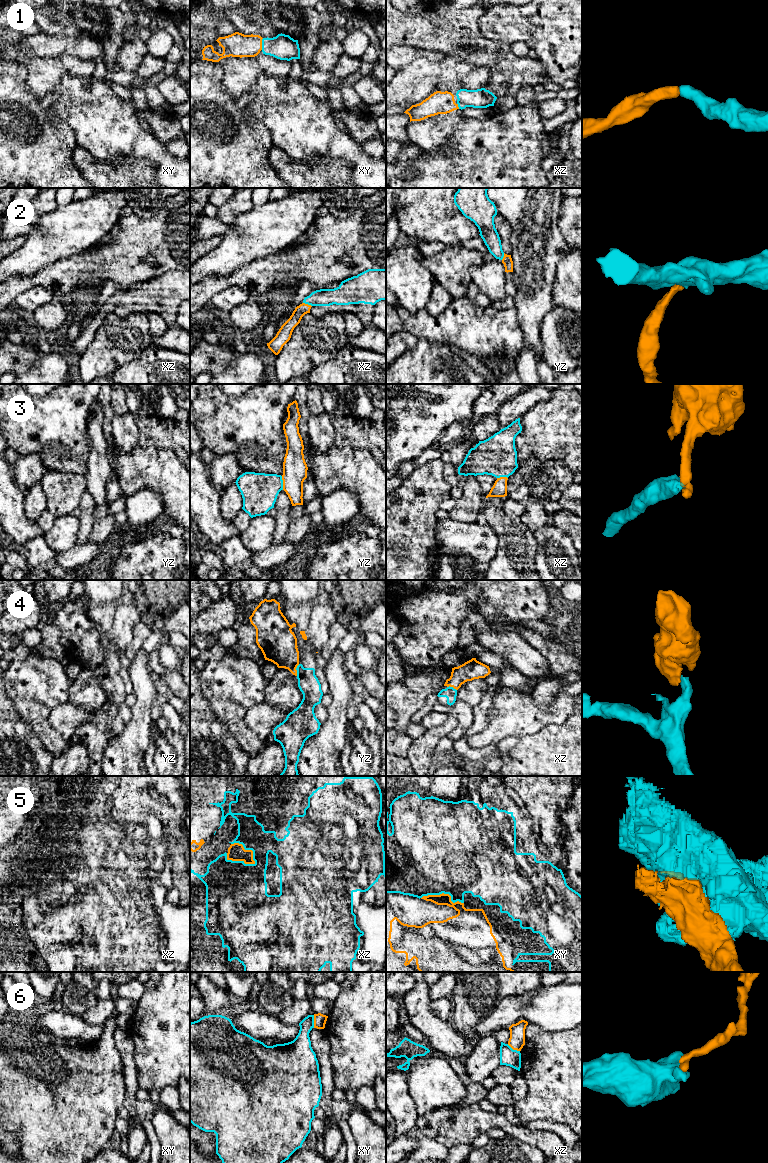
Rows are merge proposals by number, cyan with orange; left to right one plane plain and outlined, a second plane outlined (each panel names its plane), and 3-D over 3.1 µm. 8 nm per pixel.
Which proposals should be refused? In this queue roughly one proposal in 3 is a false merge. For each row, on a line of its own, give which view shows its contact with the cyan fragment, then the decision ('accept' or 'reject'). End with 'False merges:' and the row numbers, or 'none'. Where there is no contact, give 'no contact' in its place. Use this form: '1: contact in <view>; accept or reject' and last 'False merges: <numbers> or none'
1: contact in xy; accept
2: contact in xz; accept
3: contact in yz; accept
4: contact in yz; accept
5: contact in xz; reject
6: contact in xy; reject
False merges: 5, 6

